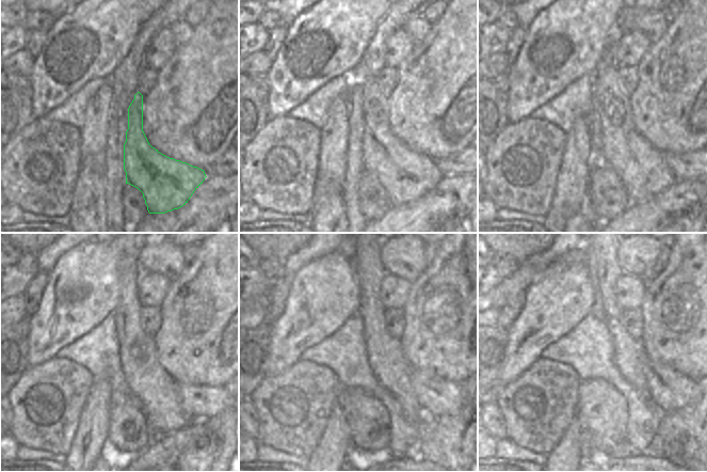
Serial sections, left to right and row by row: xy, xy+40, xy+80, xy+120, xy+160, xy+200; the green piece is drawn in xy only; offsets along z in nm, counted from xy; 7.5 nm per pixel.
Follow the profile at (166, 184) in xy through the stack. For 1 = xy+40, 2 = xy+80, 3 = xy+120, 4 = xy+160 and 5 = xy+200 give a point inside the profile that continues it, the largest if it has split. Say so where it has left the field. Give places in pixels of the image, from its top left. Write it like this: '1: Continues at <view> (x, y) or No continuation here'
1: Continues at xy+40 (406, 175)
2: Continues at xy+80 (643, 170)
3: Continues at xy+120 (148, 382)
4: Continues at xy+160 (385, 356)
5: Continues at xy+200 (629, 356)

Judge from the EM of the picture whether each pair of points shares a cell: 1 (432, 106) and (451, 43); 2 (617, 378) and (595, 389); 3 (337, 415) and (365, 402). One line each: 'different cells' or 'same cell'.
1: same cell
2: different cells
3: different cells

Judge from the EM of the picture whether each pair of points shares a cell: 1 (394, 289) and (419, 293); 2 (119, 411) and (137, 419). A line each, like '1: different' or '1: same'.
1: different
2: same

